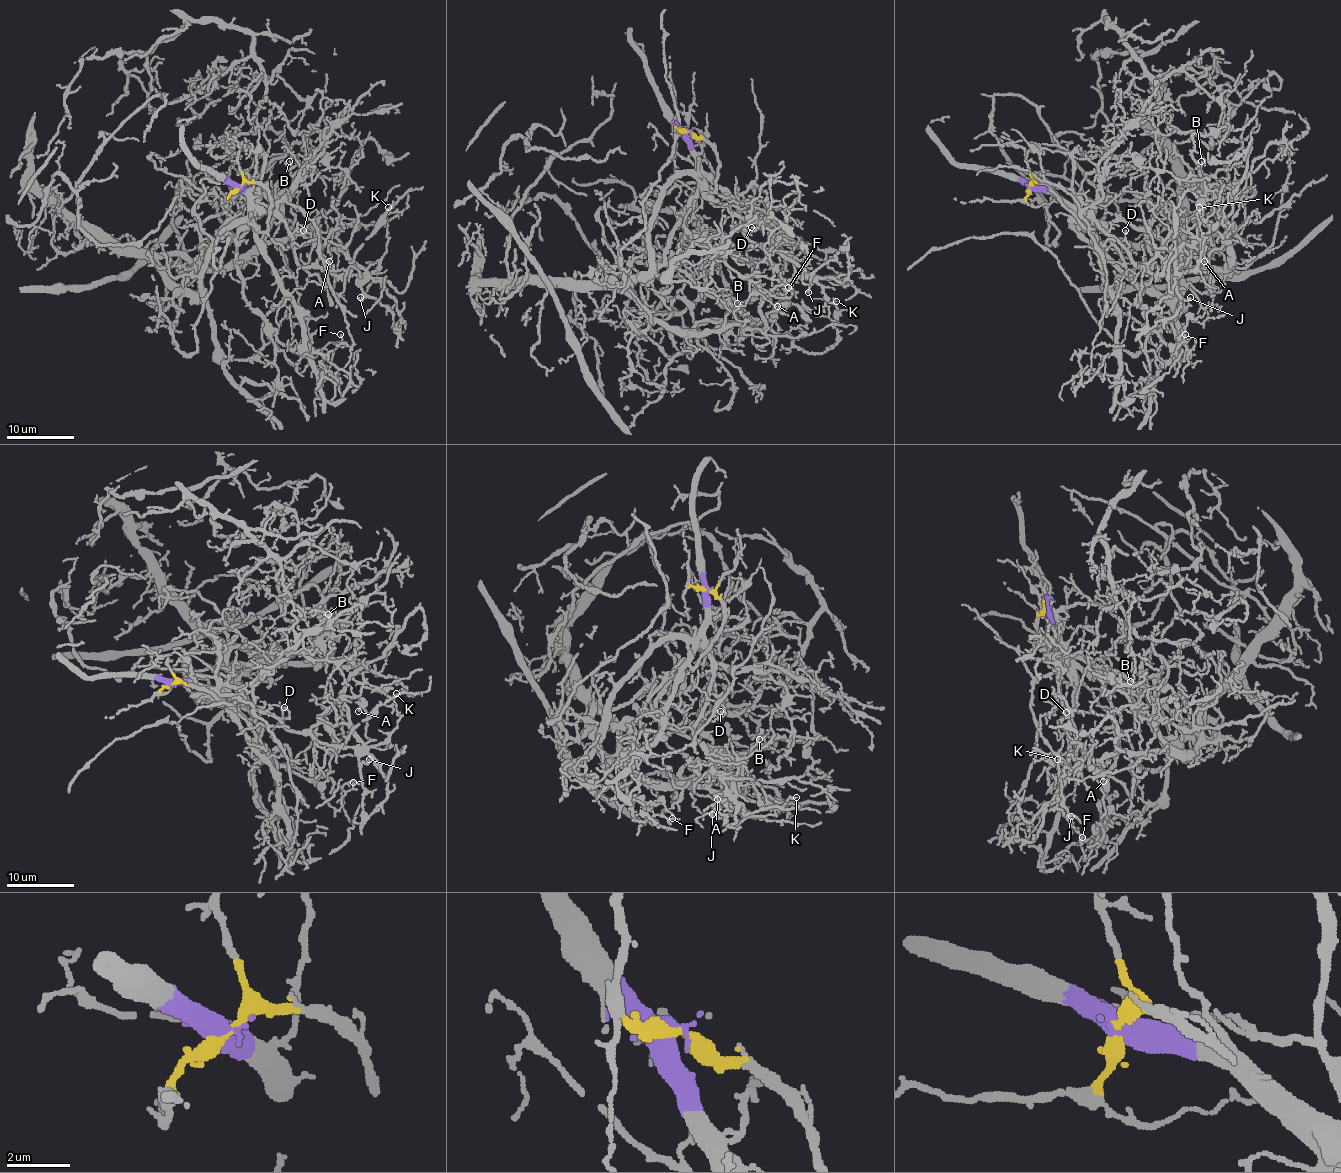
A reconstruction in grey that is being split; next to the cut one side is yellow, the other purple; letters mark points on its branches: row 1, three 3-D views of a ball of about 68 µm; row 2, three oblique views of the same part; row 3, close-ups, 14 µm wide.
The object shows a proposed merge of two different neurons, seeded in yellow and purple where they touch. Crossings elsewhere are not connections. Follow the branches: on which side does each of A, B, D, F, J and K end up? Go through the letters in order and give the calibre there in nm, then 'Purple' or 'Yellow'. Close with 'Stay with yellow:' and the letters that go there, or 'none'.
A: Thickness 120 nm. Purple
B: Thickness 110 nm. Purple
D: Thickness 130 nm. Purple
F: Thickness 70 nm. Purple
J: Thickness 180 nm. Purple
K: Thickness 160 nm. Purple
Stay with yellow: none

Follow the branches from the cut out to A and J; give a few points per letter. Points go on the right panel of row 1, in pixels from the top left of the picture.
A: (1030, 188), (1047, 189), (1084, 211), (1138, 267), (1171, 231), (1180, 230), (1200, 241), (1203, 262)
J: (1030, 188), (1047, 189), (1084, 211), (1138, 267), (1168, 275), (1171, 292), (1190, 297)

